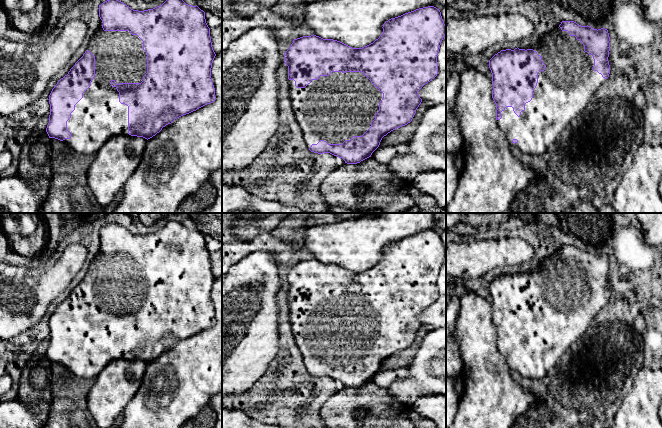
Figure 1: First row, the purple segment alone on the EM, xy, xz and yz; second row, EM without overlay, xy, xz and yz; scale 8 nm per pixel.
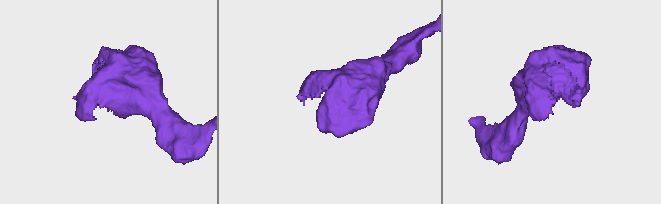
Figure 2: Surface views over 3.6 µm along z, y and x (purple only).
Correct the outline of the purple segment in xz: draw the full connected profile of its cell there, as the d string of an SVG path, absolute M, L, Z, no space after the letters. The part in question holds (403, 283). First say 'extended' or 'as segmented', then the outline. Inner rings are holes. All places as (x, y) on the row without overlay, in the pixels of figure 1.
extended; M428 230L391 242L383 248L382 252L383 256L379 262L362 272L352 272L340 265L323 263L313 258L294 263L289 273L284 277L284 286L288 290L288 314L290 316L291 332L303 357L305 367L311 376L318 378L330 377L342 382L347 388L357 388L371 381L372 377L379 371L384 360L412 345L417 332L422 326L418 318L419 314L438 298L437 280L441 266L446 259L446 249L440 234L434 230Z

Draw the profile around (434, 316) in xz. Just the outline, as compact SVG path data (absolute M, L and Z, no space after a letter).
M446 258L437 280L438 298L418 316L422 325L432 329L446 328Z

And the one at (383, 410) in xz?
M369 381L357 388L343 388L335 394L332 394L319 408L319 415L327 428L415 428L415 425L409 418L409 412L412 406L401 403L392 396L387 389L381 388L372 381ZM358 409L365 409L366 414L360 422L356 417Z

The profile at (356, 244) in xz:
M434 213L368 214L338 223L308 227L303 245L316 260L337 264L352 272L362 272L379 262L383 256L383 248L389 243L419 232L433 230L434 226Z

